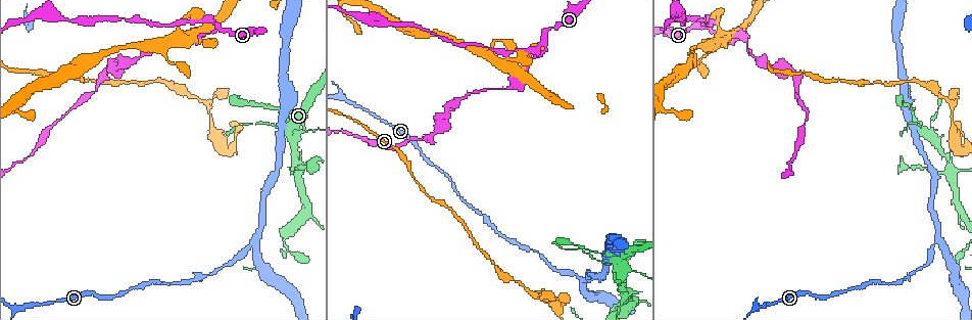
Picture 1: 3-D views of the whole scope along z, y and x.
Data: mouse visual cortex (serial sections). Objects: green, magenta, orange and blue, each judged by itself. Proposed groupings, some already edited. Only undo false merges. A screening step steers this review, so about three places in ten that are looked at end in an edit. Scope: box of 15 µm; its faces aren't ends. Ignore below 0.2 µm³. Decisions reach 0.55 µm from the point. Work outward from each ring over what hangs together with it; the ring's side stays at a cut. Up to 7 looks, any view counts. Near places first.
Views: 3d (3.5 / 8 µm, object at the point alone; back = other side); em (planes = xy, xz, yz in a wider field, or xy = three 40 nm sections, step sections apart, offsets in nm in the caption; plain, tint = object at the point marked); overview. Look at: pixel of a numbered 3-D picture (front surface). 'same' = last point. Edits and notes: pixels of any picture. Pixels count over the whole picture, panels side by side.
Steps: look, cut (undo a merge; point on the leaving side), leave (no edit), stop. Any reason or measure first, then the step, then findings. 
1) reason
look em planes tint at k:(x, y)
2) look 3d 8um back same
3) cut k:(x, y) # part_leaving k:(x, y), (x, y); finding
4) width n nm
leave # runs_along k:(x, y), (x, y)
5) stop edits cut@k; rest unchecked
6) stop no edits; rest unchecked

thin arm on a thick one
look em xy step 3 tint at 1:(923, 132)

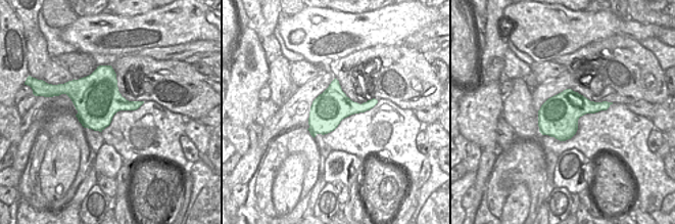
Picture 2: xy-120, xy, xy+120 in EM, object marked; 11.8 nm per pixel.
look 3d 3.5um same

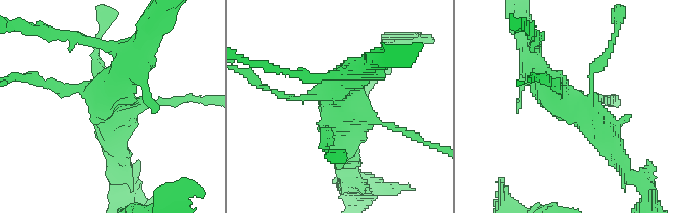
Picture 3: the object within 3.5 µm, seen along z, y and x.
leave # runs_along 3:(530, 60), (617, 154); all the same cell

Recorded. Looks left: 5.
abrupt turn
look 3d 3.5um at 1:(300, 173)

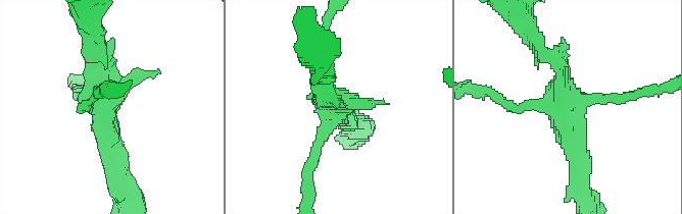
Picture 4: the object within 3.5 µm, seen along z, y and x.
now the EM
look em xy step 1 tint at 4:(103, 100)

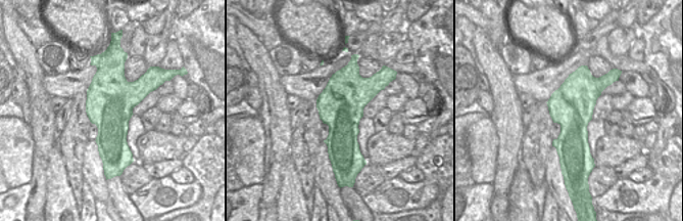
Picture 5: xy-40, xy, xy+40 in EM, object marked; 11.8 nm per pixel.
width 550 nm
leave # runs_along 4:(538, 44), (559, 63), (580, 163); all the same cell

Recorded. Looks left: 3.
three arms meet
look 3d 3.5um at 1:(254, 241)

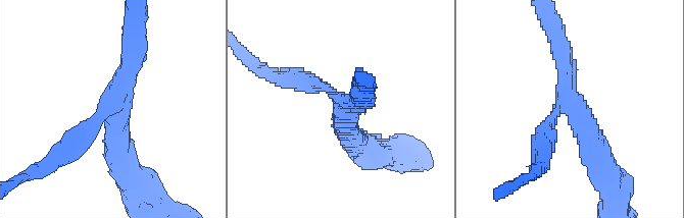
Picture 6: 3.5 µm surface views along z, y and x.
arms 3; arm_widths 250, 300, 400 nm
look em xy step 1 tint at 6:(109, 97)

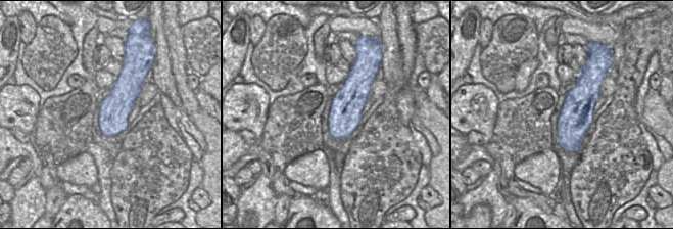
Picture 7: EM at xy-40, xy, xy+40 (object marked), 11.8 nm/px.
leave # runs_along 6:(67, 148), (117, 92), (134, 39); one cell here

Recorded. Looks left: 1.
stop no edits; rest unchecked

